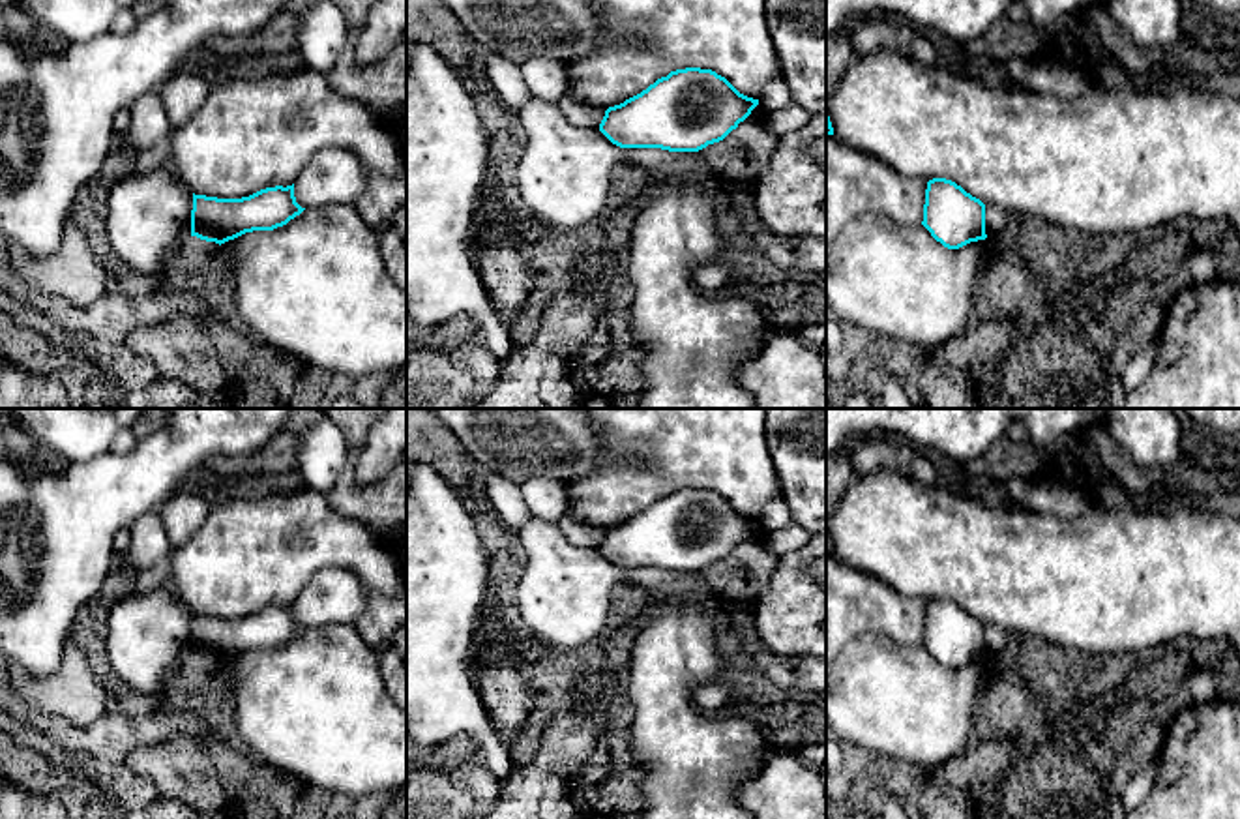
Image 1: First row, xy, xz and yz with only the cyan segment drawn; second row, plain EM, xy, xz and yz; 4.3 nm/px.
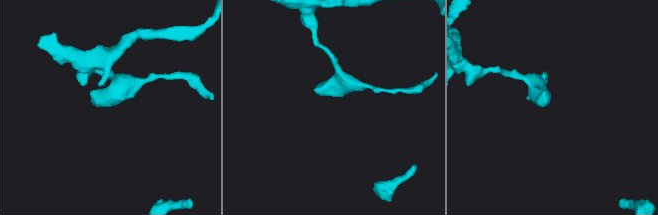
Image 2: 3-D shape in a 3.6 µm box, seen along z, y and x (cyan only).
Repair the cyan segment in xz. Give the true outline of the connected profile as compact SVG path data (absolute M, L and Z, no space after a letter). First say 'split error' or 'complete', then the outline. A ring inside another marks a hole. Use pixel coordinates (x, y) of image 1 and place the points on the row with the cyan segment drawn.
complete; M686 67L609 107L599 131L620 148L699 152L723 141L757 105L716 71Z

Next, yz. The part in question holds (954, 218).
complete; M946 178L927 182L923 221L931 236L948 249L985 240L985 204Z

